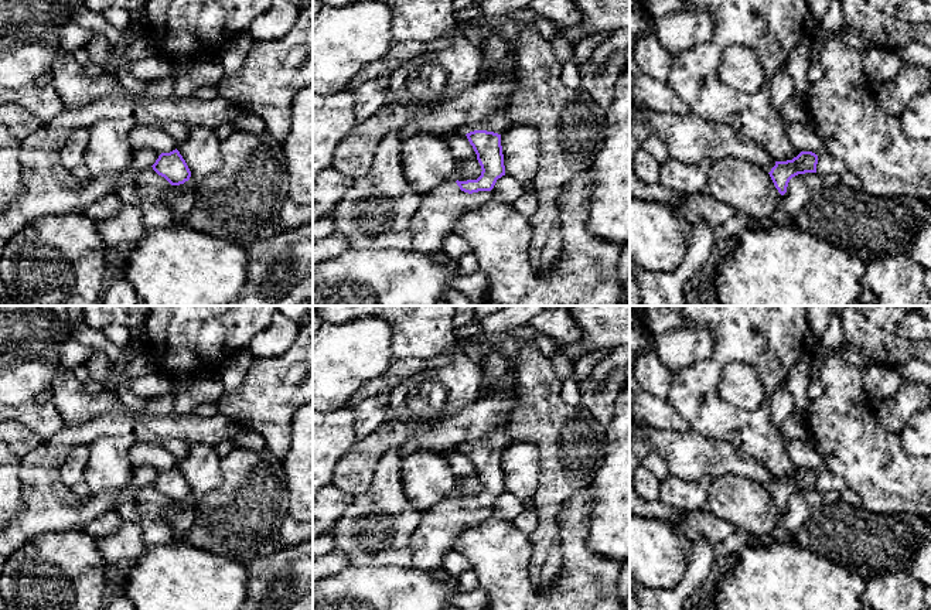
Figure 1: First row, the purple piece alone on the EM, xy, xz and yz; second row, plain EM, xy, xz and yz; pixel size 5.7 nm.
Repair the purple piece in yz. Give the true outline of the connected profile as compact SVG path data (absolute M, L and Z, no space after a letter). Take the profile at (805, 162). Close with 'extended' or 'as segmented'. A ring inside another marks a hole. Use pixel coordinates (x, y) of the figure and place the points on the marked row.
M630 108L630 123L645 122L666 146L671 159L685 164L710 163L734 157L751 161L765 170L781 195L787 192L792 177L816 173L818 156L801 151L787 161L775 161L756 142L736 132L726 123L710 123L693 112L686 115L634 110Z | extended

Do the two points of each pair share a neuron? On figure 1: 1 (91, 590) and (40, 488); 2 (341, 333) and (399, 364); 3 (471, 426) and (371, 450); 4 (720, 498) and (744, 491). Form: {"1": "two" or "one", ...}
{"1": "two", "2": "two", "3": "one", "4": "one"}

